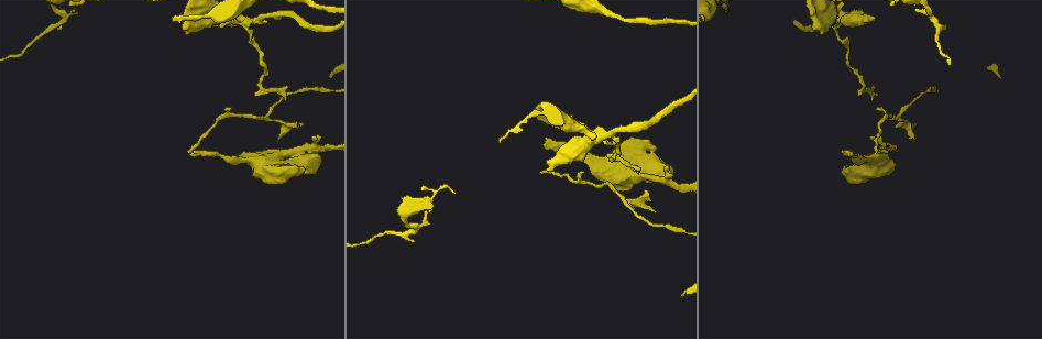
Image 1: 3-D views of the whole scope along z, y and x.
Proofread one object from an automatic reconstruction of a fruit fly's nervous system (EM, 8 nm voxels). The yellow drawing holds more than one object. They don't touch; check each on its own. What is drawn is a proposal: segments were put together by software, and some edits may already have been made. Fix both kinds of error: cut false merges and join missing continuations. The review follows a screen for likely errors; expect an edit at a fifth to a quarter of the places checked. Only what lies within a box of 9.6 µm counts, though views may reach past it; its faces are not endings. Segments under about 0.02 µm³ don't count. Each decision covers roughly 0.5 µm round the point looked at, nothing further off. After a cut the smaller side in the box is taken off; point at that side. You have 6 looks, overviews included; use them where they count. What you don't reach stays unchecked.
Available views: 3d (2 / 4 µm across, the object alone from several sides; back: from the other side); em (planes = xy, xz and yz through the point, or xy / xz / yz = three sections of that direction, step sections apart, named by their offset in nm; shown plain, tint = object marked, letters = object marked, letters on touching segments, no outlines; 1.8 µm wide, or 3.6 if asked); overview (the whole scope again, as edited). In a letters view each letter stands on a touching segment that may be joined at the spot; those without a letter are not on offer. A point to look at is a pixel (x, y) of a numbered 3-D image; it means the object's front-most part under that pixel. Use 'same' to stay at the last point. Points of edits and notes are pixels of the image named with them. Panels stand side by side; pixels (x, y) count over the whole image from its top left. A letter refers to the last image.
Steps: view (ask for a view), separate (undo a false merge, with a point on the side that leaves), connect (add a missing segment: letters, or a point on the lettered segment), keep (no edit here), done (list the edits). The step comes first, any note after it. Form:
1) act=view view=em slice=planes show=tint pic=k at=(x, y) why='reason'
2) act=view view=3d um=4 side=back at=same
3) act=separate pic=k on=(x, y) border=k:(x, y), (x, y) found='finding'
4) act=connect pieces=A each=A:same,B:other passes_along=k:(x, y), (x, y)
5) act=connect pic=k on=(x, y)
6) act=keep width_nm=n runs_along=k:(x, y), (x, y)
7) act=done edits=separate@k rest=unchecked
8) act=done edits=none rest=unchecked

act=view view=3d um=4 pic=1 at=(405, 224) why='sharp bend'

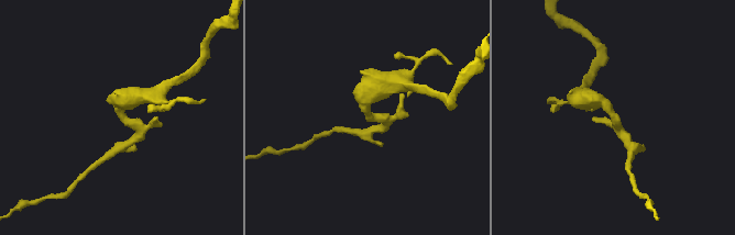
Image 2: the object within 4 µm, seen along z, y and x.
act=view view=em slice=yz step=16 show=letters pic=2 at=(616, 120) why='need the tissue'

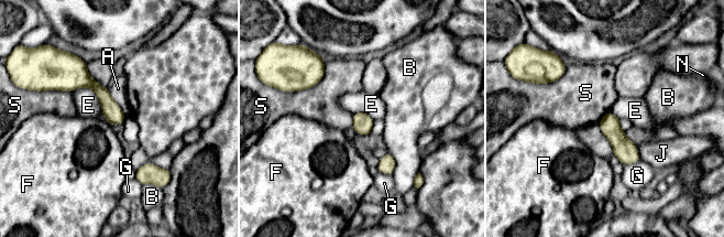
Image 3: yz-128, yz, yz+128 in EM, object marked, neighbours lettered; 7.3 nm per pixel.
act=keep each=A:other,B:other,E:other,F:other,G:other,J:other,N:other,S:other found='one neuron here'

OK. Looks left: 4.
act=view view=em slice=planes show=letters pic=1 at=(194, 153) why='free end'

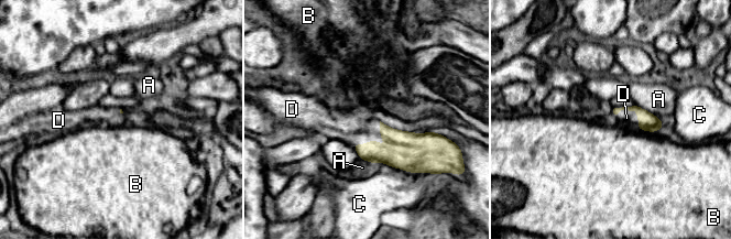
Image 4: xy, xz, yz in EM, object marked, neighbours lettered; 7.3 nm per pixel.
act=connect pieces=D longest_contact=D:260nm each=A:other,B:other,C:other,D:same found='the neuron continues'

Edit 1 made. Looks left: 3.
act=view view=overview why='redraw'

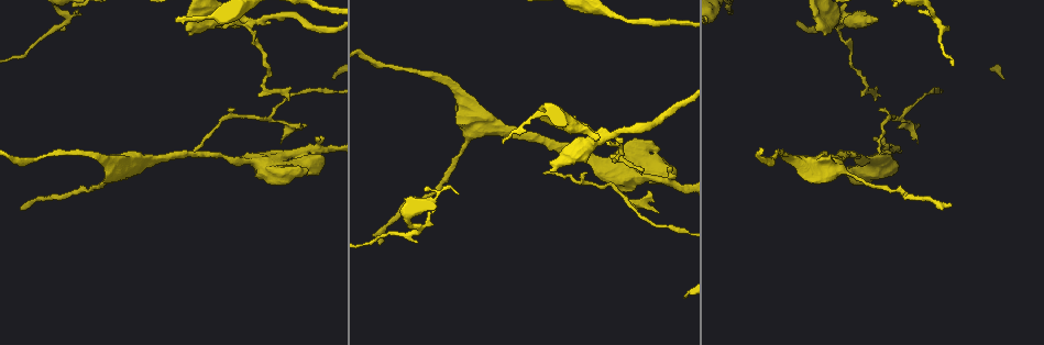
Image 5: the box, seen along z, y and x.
act=view view=em slice=yz step=4 show=tint pic=5 at=(623, 195) why='abrupt turn'

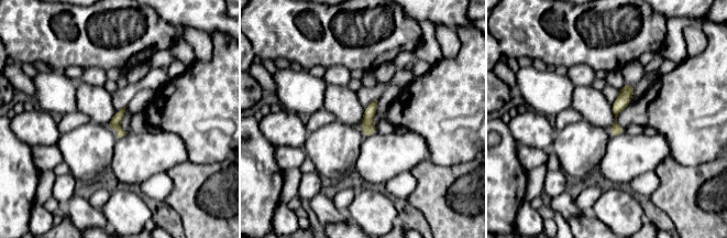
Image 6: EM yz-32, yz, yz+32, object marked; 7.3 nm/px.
act=view view=em slice=planes show=letters at=same why='cut it another way'

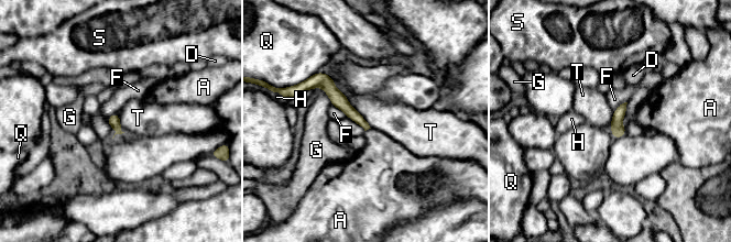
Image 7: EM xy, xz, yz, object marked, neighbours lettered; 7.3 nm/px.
act=keep each=A:other,D:other,F:other,G:other,H:other,Q:other,S:other,T:other runs_along=7:(315, 79), (320, 80), (366, 127) found='continuous, no second neuron'

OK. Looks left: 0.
act=done edits=connect@4 rest=unchecked

